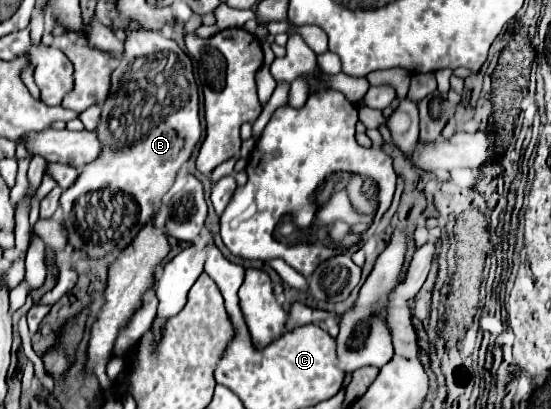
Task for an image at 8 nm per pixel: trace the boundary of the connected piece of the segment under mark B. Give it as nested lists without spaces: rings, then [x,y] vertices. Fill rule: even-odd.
[[[130,29],[124,33],[122,61],[112,73],[110,95],[104,101],[94,133],[102,143],[102,155],[82,167],[74,185],[62,193],[60,209],[68,245],[74,251],[84,251],[86,257],[106,257],[114,247],[128,247],[138,231],[158,213],[162,197],[172,187],[180,165],[190,159],[202,135],[192,61],[176,41],[146,29]]]

